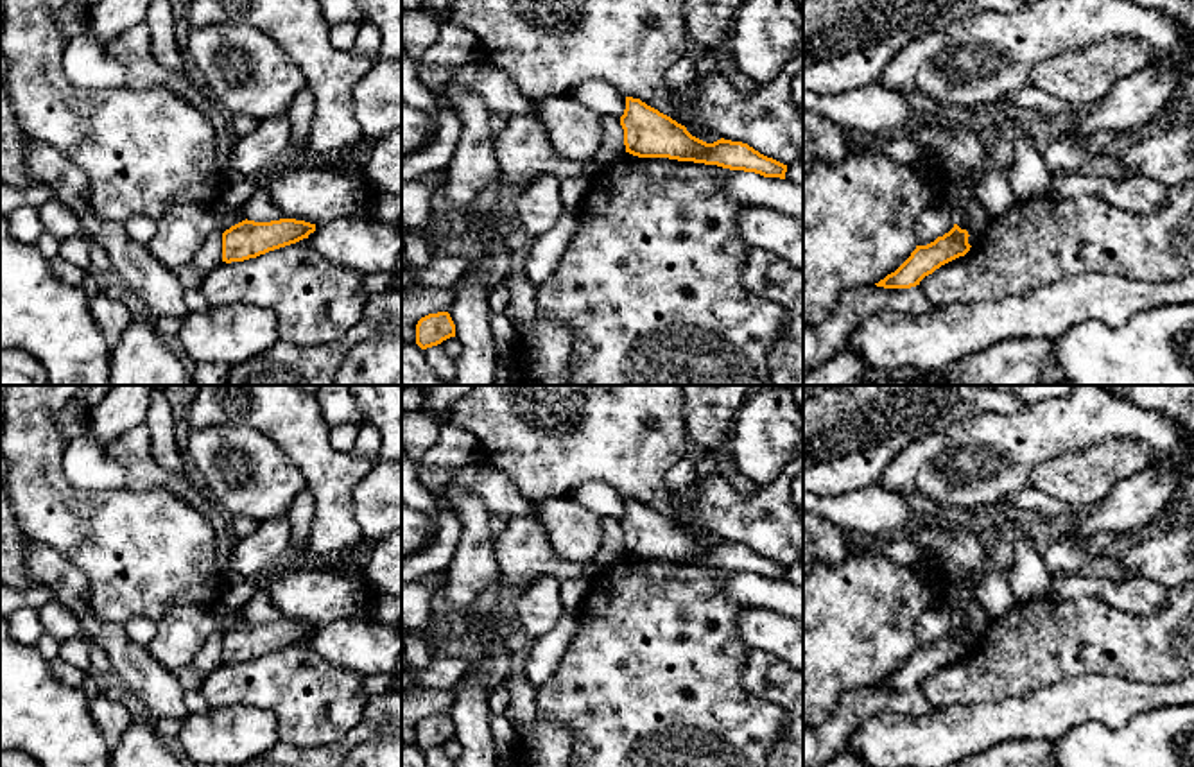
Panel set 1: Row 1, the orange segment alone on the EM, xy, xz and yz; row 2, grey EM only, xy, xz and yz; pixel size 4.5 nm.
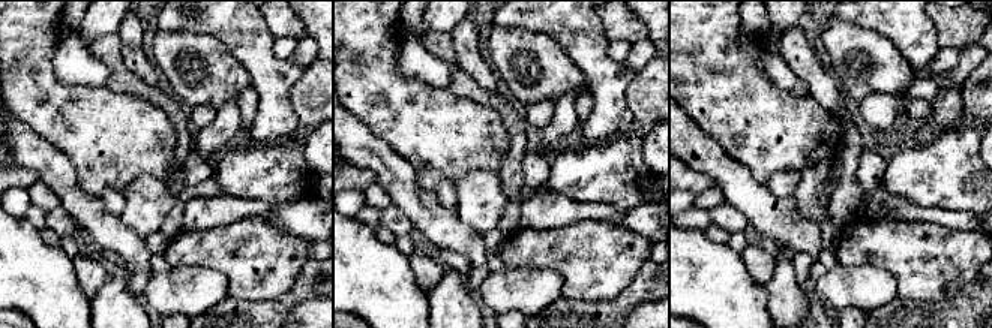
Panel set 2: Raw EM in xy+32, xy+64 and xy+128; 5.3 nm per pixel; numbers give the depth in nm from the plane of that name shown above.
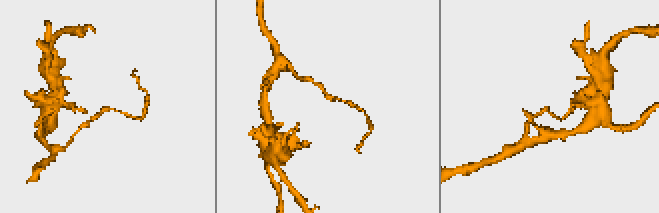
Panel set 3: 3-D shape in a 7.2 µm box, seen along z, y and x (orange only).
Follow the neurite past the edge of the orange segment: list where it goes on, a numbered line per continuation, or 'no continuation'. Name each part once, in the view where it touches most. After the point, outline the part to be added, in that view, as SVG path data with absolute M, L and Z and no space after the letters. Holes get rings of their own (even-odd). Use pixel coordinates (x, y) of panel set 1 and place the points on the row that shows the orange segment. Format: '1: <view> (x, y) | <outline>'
no continuation

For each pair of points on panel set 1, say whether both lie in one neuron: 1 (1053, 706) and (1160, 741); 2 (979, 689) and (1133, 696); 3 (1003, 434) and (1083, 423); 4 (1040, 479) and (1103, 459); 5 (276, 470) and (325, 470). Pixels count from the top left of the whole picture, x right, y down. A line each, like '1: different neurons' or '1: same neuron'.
1: different neurons
2: different neurons
3: same neuron
4: same neuron
5: different neurons

